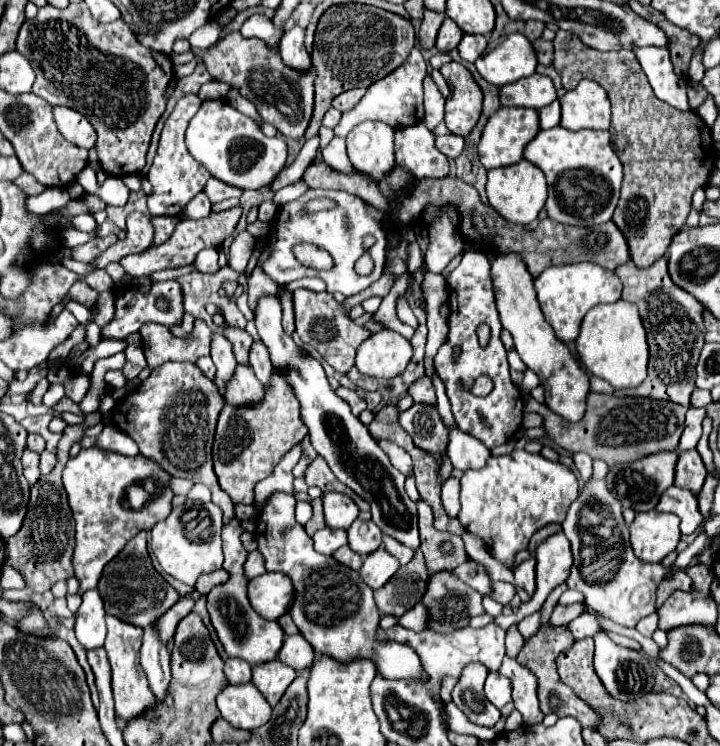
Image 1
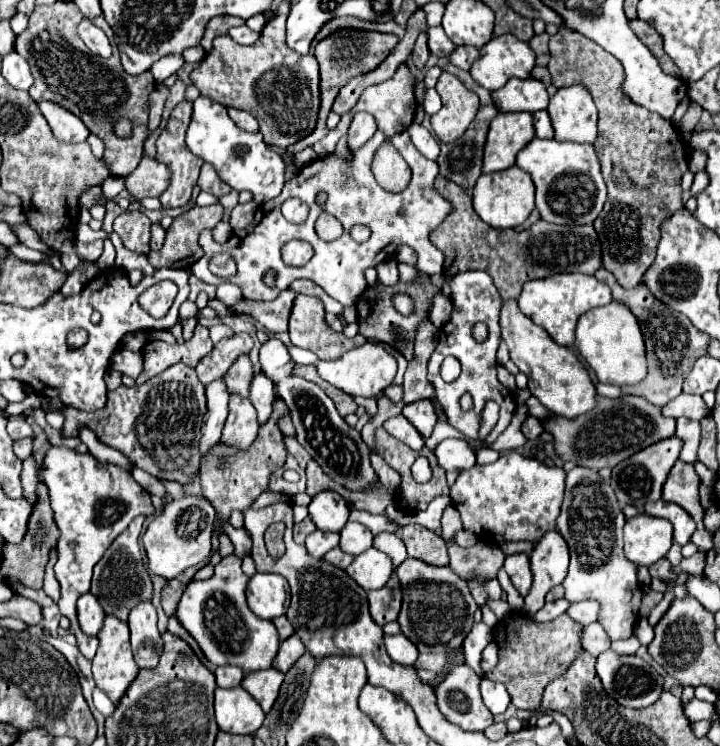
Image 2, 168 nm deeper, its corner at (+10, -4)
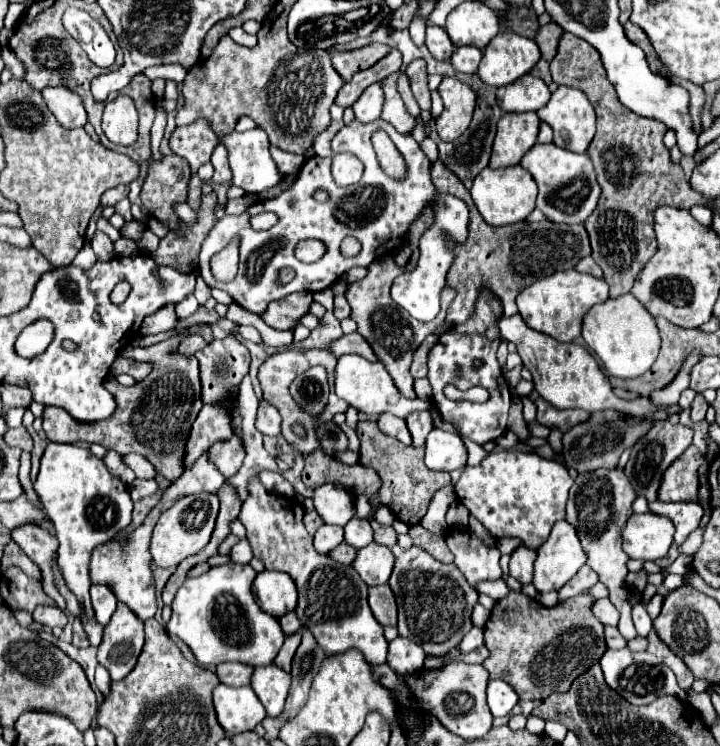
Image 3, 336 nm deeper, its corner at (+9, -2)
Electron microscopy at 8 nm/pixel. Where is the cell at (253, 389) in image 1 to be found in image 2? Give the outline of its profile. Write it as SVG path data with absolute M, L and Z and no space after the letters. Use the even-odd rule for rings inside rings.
M241 397L229 399L229 417L225 421L221 443L235 447L239 451L249 449L259 431L257 413L251 401L241 401Z

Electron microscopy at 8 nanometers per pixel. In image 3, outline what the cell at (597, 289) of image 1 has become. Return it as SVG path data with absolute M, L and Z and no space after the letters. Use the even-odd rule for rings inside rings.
M576 269L570 271L562 271L562 273L554 273L546 279L538 279L534 281L530 287L526 287L516 303L518 303L518 311L522 315L522 319L536 331L546 333L550 337L554 337L556 341L562 343L570 343L580 335L582 329L582 317L586 315L586 311L608 299L608 283L604 279L596 279L592 275L586 273L578 273Z

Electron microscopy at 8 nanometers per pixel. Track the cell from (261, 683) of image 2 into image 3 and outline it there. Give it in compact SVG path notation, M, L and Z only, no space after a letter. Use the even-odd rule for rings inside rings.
M274 663L266 667L256 667L252 673L250 687L262 701L266 713L270 717L276 717L284 709L284 699L290 689L290 675Z

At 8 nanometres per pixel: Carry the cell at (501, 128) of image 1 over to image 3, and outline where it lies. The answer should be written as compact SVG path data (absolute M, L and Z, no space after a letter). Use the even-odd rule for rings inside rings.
M504 113L492 147L490 167L502 169L518 165L522 155L536 143L540 119L536 113Z

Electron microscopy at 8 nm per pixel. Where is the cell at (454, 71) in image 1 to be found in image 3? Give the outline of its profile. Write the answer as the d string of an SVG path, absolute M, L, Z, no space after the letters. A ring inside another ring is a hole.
M444 77L438 87L438 93L444 101L444 111L436 119L436 131L442 141L454 141L470 125L476 93L466 83L454 77Z

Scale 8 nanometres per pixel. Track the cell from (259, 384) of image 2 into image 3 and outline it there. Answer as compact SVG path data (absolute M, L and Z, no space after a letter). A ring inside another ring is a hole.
M260 399L256 429L262 435L278 435L280 433L280 413L270 403L266 403L266 399Z

